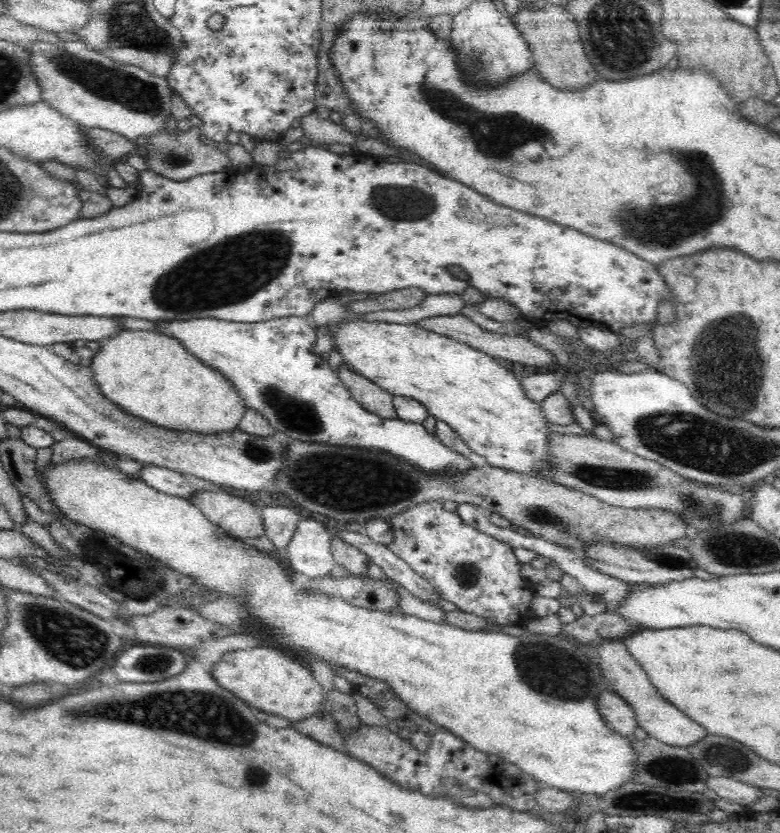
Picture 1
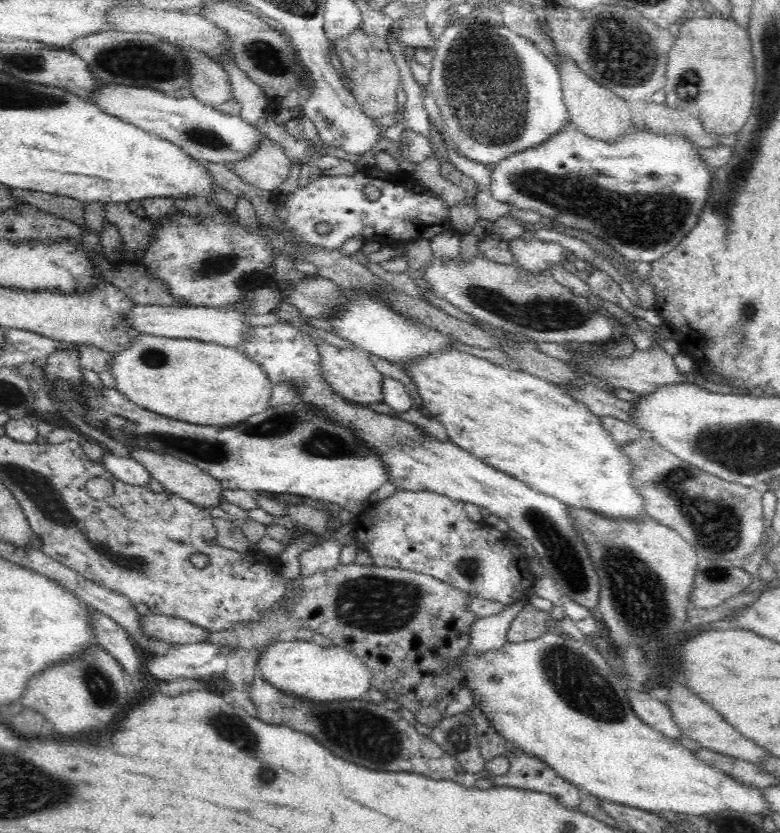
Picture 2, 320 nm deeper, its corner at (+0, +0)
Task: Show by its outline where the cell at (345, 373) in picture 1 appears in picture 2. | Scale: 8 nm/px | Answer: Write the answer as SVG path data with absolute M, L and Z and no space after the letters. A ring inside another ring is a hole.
M328 343L318 345L318 355L320 355L320 371L324 381L330 388L343 396L350 402L370 405L373 403L383 403L382 382L385 376L380 374L370 361L369 355L358 348L336 348Z

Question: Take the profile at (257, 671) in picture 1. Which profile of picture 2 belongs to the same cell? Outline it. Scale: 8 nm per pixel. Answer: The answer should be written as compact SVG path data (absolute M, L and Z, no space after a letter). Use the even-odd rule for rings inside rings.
M279 640L268 646L258 658L257 672L284 693L318 702L365 697L366 692L373 688L372 669L368 669L360 657L344 647L315 640Z

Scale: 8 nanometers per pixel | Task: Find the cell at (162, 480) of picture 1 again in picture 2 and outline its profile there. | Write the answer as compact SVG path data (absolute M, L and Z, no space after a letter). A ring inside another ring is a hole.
M104 452L100 463L112 477L130 485L144 486L152 478L148 470L131 457L120 457L112 452Z

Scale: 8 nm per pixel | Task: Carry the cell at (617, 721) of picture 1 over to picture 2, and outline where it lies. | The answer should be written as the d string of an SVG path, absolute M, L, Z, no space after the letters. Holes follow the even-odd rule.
M628 689L627 693L634 713L642 722L652 726L654 730L661 732L668 738L676 739L682 736L682 729L674 721L672 711L666 703L653 699L646 691Z

